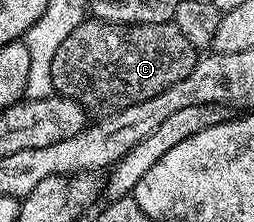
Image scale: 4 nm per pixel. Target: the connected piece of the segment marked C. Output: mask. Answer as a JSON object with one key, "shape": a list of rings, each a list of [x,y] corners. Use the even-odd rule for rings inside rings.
{"shape":[[[86,18],[71,33],[67,33],[67,37],[63,40],[63,45],[59,45],[55,57],[51,57],[51,81],[56,94],[73,99],[77,103],[82,103],[86,109],[93,107],[109,107],[105,109],[120,109],[122,107],[130,107],[139,101],[147,101],[151,97],[155,97],[159,93],[163,93],[163,89],[171,89],[171,85],[175,85],[175,81],[183,81],[183,77],[187,77],[187,73],[191,73],[191,69],[195,69],[199,58],[198,48],[191,45],[191,41],[187,41],[187,37],[183,37],[183,33],[179,33],[177,24],[170,21],[168,23],[152,23],[151,25],[139,25],[138,23],[108,23],[102,19]]]}

